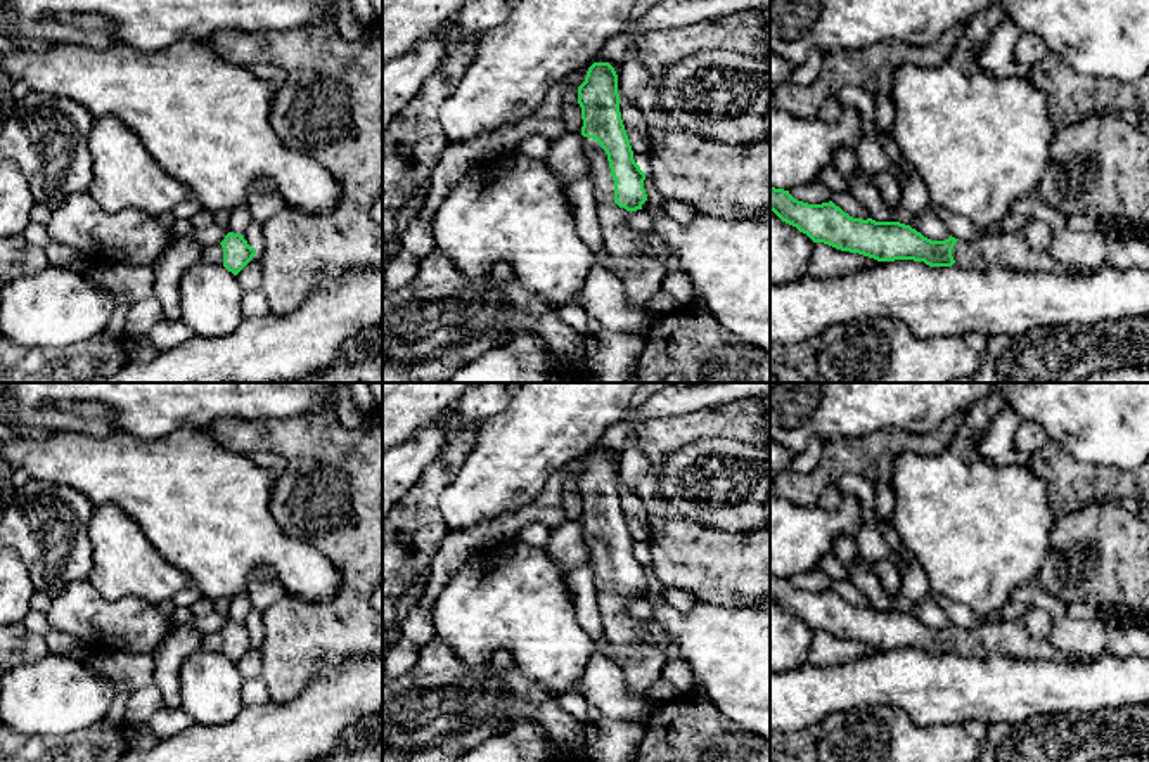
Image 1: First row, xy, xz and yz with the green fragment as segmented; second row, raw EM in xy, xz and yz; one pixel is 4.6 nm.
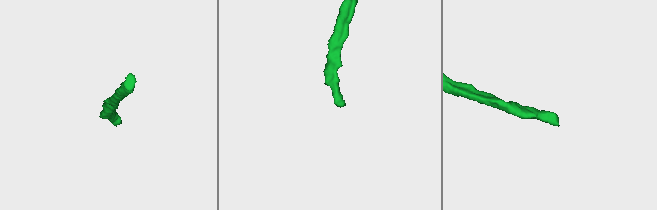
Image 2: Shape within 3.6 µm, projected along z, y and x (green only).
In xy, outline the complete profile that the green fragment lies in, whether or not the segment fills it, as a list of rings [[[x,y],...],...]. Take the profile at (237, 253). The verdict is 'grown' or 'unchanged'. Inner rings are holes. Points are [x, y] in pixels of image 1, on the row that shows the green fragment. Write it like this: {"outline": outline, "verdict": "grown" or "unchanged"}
{"outline": [[[228,232],[220,244],[202,249],[202,260],[220,263],[228,272],[237,275],[256,255],[256,249],[247,244],[244,236]]], "verdict": "grown"}

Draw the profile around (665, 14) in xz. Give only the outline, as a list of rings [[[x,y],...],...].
[[[661,0],[640,17],[632,19],[623,33],[604,43],[594,62],[609,62],[618,74],[619,113],[633,156],[647,152],[651,140],[644,114],[635,102],[628,100],[621,94],[619,87],[619,69],[625,61],[628,35],[632,31],[645,35],[654,29],[687,26],[697,21],[725,17],[748,9],[760,9],[768,3],[770,0]]]

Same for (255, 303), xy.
[[[261,287],[244,291],[241,308],[242,308],[244,319],[247,319],[247,317],[265,317],[266,313],[272,312],[268,300],[266,300],[265,293],[261,291]]]

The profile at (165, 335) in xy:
[[[161,319],[145,336],[159,352],[166,352],[190,339],[194,331],[182,319]]]

